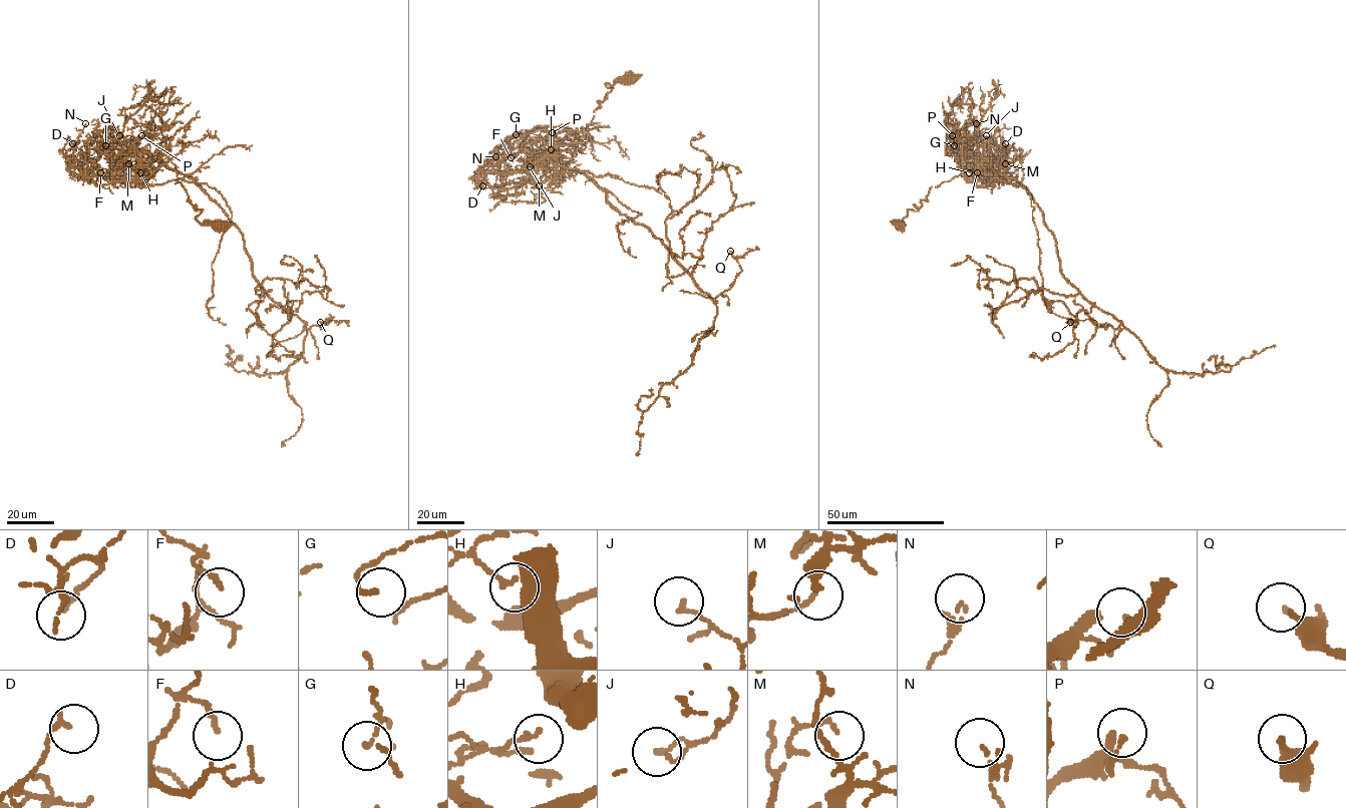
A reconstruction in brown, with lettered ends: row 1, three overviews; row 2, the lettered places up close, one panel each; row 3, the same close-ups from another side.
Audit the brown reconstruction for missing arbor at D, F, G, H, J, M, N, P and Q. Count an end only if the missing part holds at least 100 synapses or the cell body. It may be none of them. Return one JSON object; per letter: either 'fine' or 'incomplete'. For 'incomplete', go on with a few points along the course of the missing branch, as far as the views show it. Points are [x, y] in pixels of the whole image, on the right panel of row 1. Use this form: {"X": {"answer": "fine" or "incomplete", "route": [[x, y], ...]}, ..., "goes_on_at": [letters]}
{"D": {"answer": "fine"}, "F": {"answer": "fine"}, "G": {"answer": "fine"}, "H": {"answer": "fine"}, "J": {"answer": "fine"}, "M": {"answer": "fine"}, "N": {"answer": "fine"}, "P": {"answer": "incomplete", "route": [[952, 135], [981, 131], [983, 118], [978, 114]]}, "Q": {"answer": "fine"}, "goes_on_at": ["P"]}

